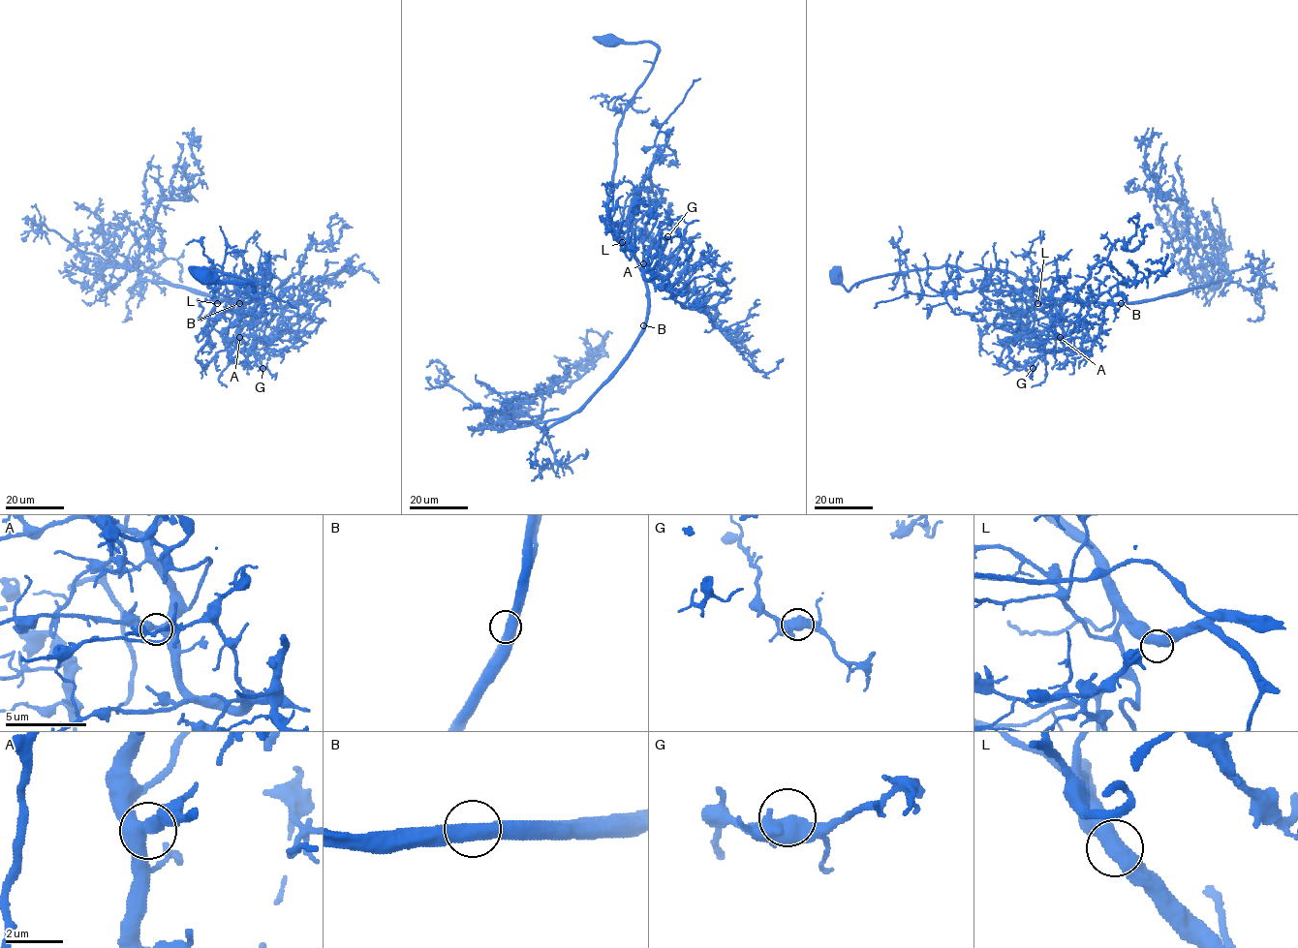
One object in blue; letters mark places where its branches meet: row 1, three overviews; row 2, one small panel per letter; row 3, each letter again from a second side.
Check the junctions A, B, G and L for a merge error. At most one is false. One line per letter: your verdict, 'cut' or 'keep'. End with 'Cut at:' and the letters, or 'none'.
A: keep
B: cut
G: keep
L: keep
Cut at: B

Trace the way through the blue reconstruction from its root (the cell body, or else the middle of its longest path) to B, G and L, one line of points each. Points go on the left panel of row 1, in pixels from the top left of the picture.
B: (202, 275), (250, 283), (253, 290), (246, 280), (211, 266), (202, 270), (217, 301), (239, 302)
G: (202, 275), (253, 287), (202, 270), (215, 299), (236, 314), (237, 348), (262, 368)
L: (202, 275), (253, 287), (253, 290), (246, 280), (211, 266), (203, 269), (202, 276), (217, 303)

